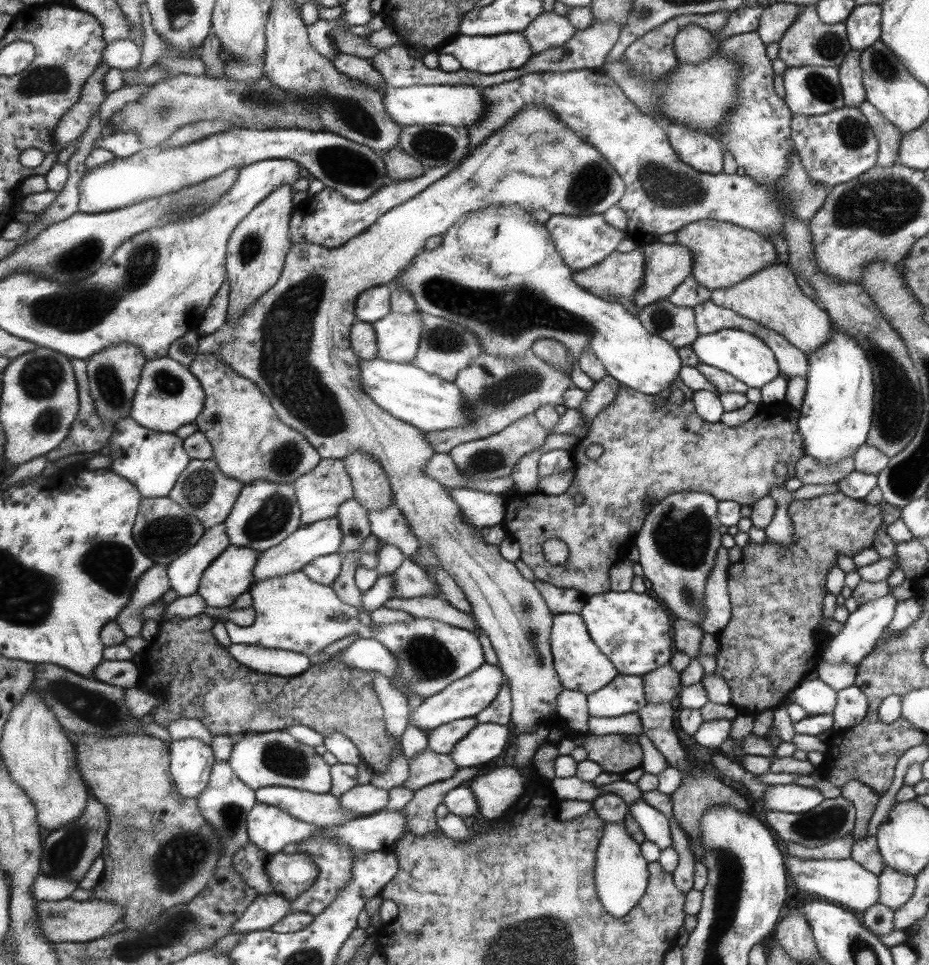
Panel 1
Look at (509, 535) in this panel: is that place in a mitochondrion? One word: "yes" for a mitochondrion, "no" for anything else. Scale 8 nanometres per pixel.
no

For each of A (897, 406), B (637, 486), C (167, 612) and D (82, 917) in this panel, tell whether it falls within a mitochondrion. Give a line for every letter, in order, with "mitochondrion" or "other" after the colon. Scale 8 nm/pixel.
A: mitochondrion
B: other
C: other
D: other

